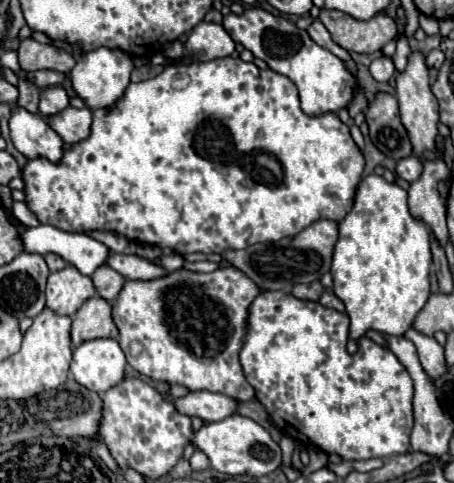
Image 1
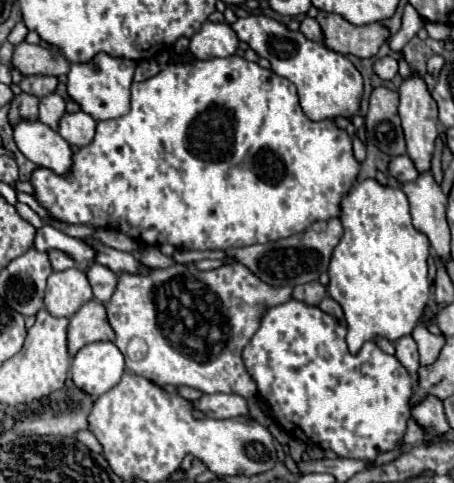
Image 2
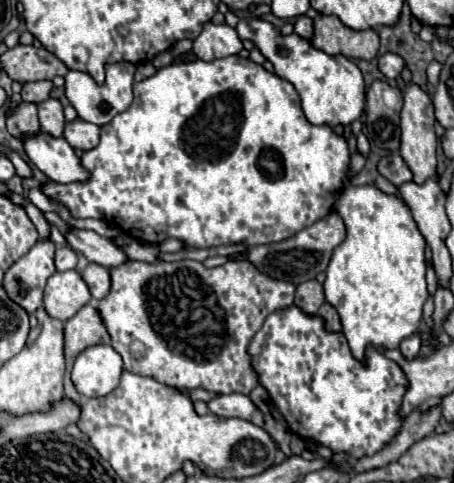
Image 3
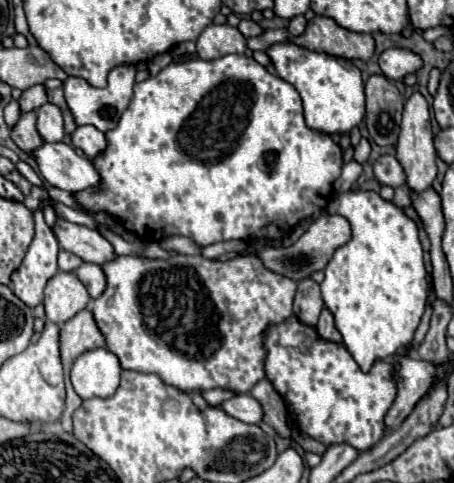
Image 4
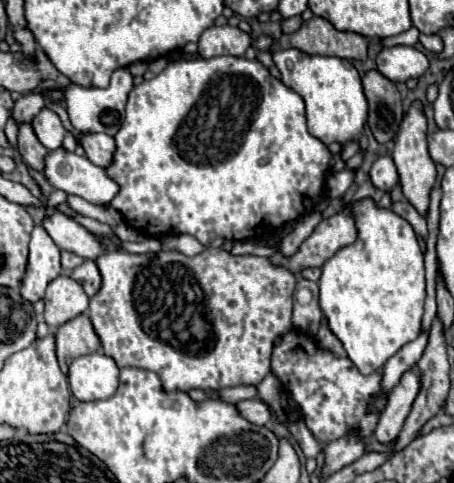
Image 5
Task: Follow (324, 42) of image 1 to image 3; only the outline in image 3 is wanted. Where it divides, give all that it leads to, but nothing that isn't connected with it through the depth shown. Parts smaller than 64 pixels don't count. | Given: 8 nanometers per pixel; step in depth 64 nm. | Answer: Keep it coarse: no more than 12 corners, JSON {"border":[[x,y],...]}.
{"border":[[300,16],[294,22],[294,34],[312,36],[312,20]]}

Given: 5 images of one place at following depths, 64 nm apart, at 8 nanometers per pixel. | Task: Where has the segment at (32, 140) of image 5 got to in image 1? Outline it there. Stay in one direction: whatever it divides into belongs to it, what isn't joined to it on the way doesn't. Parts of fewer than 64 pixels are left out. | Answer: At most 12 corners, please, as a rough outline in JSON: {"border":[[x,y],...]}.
{"border":[[22,80],[16,104],[38,112],[40,92],[34,84]]}

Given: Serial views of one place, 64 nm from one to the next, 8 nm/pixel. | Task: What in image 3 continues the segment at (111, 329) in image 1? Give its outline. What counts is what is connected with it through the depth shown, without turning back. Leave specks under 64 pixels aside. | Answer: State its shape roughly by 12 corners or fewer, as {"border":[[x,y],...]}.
{"border":[[86,304],[64,324],[65,397],[80,404],[71,380],[76,356],[110,336]]}

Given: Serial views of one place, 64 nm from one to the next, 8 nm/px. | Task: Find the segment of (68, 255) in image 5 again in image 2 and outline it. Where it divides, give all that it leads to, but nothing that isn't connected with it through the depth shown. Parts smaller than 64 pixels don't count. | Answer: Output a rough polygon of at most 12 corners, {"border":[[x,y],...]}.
{"border":[[48,252],[52,268],[68,270],[76,262],[66,252]]}

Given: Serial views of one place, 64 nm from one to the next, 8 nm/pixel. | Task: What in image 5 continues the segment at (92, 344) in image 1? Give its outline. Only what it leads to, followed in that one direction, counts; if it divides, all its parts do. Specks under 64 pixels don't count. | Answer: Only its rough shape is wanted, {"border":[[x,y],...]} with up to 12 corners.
{"border":[[104,354],[80,356],[68,382],[76,400],[104,400],[118,366]]}

